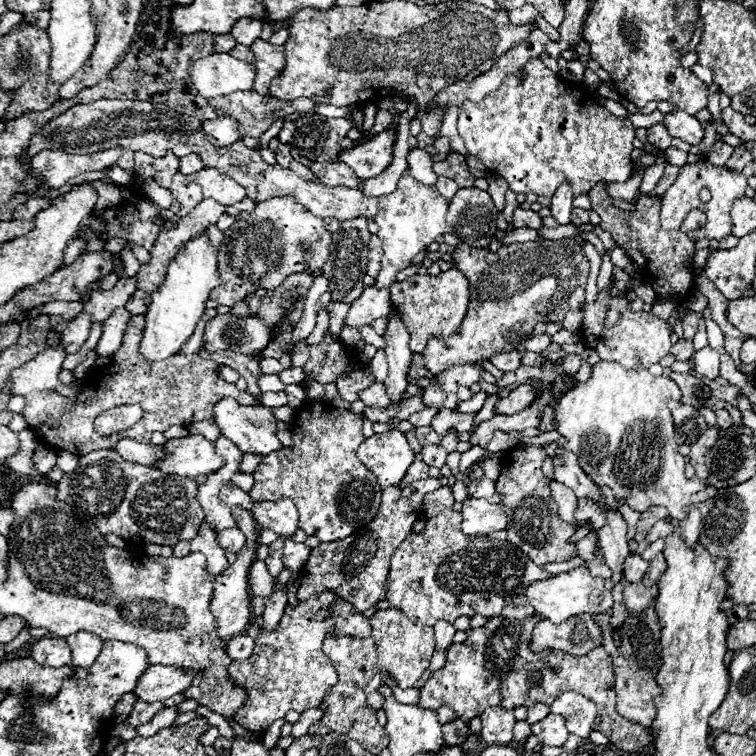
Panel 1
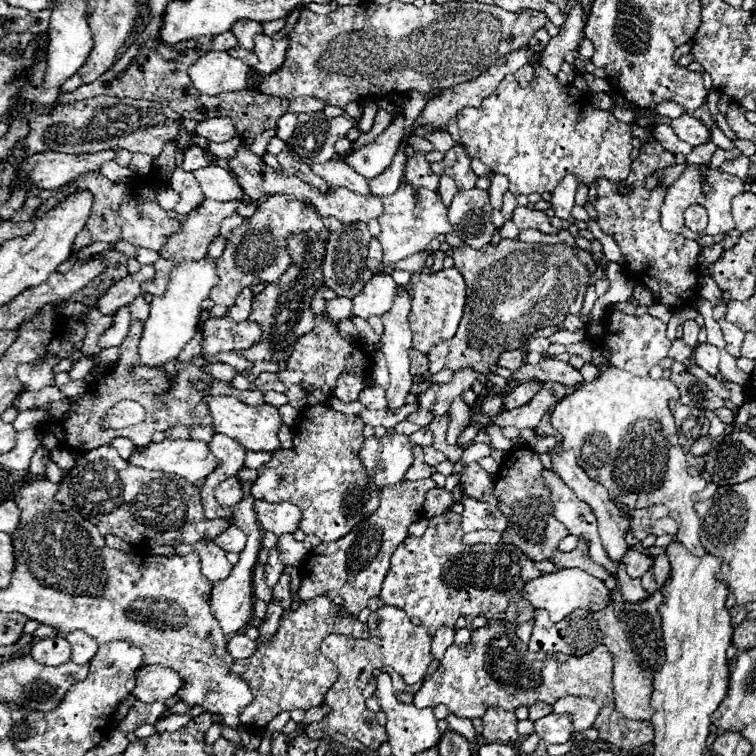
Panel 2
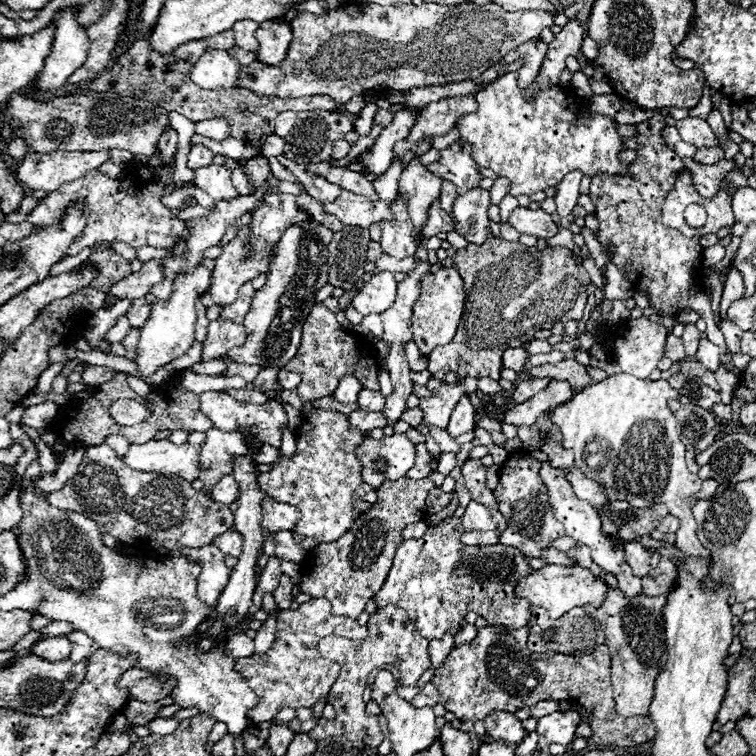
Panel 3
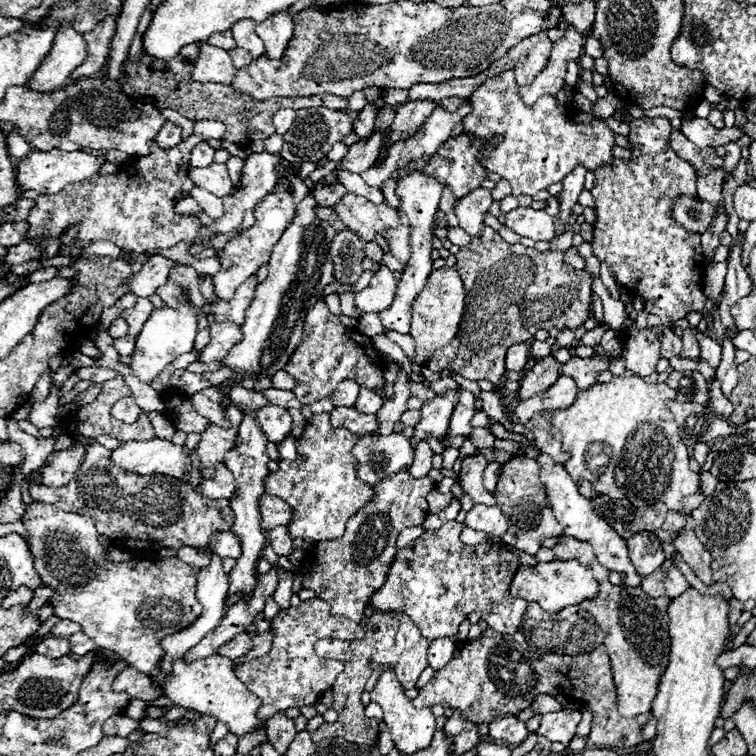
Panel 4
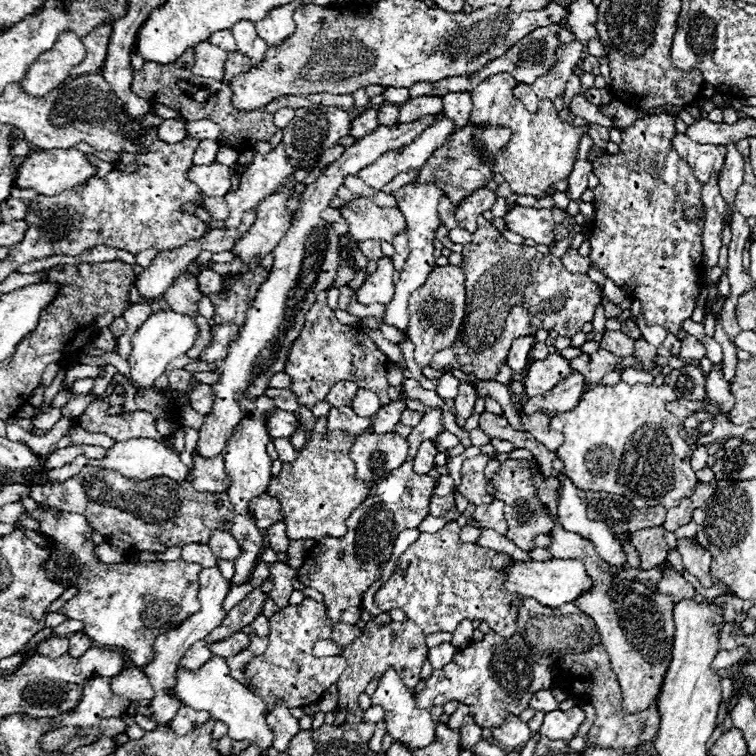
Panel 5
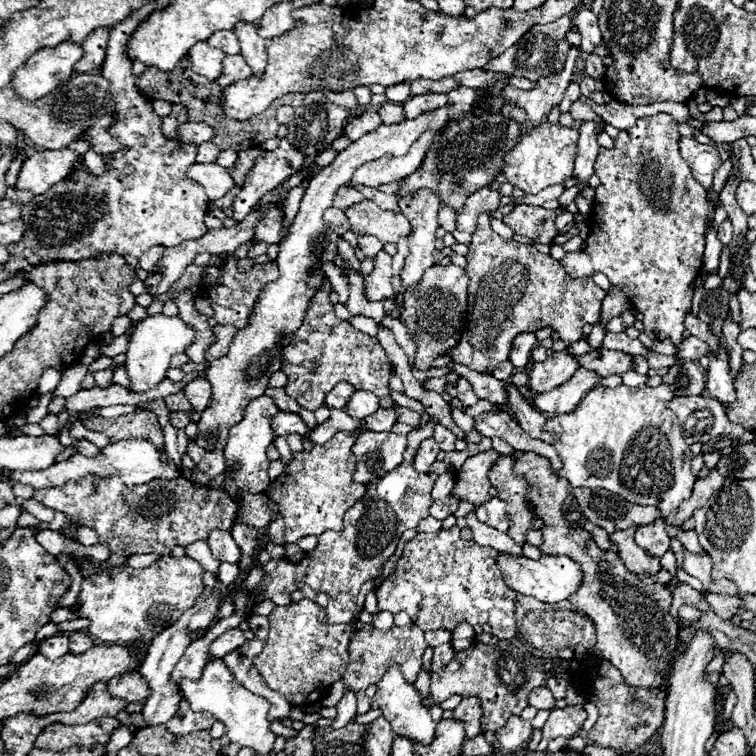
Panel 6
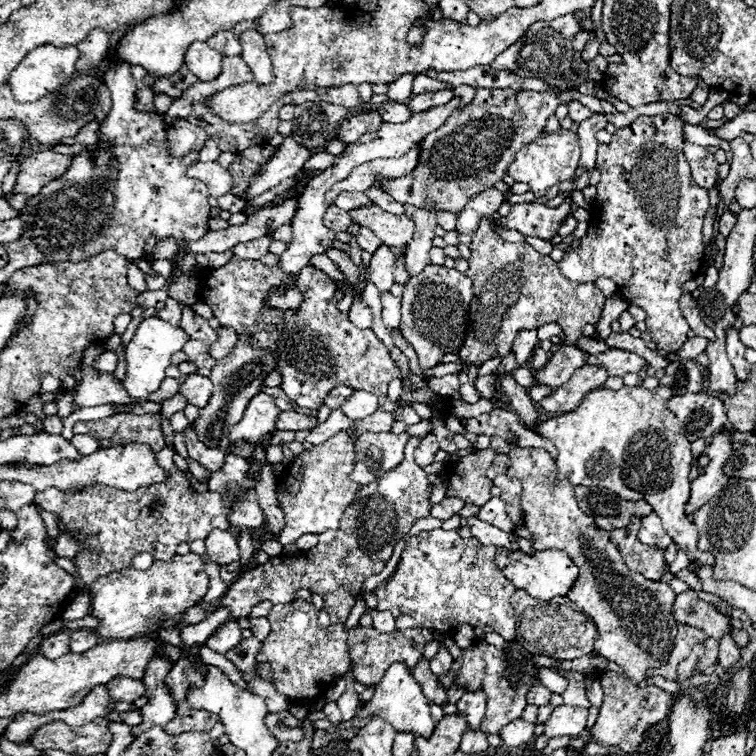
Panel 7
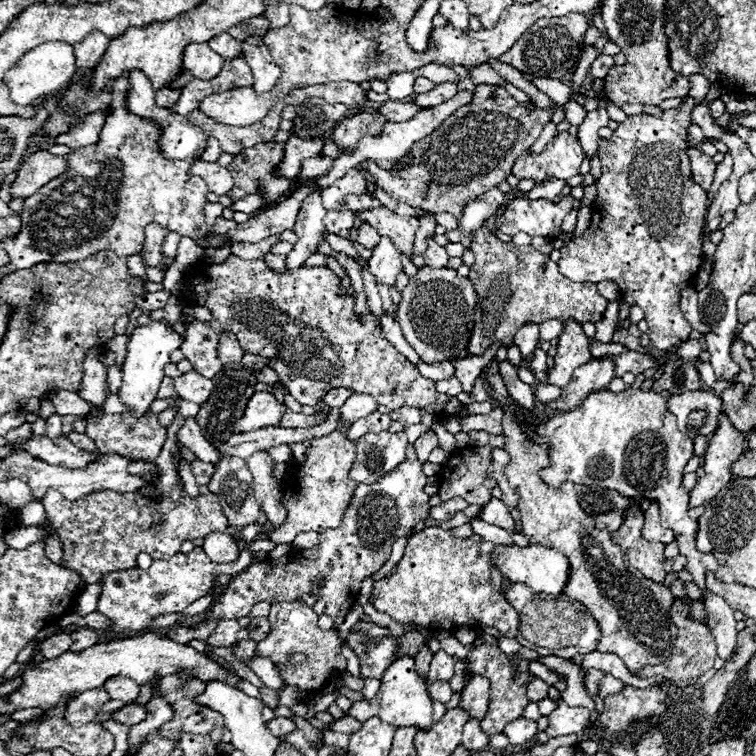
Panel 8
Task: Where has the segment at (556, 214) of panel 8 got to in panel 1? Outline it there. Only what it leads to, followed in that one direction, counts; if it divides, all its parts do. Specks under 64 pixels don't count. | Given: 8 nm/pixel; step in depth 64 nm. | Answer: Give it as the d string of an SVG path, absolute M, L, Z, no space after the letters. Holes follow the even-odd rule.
M516 208L514 210L514 228L532 228L532 230L538 230L538 228L542 228L542 218L538 216L538 212Z

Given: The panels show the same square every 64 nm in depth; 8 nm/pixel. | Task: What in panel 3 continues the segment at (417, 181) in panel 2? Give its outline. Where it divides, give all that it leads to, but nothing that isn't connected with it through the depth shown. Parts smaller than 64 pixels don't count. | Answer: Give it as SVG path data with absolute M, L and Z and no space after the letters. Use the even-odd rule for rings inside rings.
M416 156L404 166L398 190L402 194L408 194L408 212L416 230L426 224L428 208L434 198L440 196L440 186L442 180L420 162L420 156Z

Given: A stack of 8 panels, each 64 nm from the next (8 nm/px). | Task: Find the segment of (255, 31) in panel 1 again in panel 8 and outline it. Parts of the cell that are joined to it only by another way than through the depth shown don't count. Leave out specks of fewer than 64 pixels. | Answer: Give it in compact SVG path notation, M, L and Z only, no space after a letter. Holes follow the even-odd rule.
M248 38L242 42L242 58L248 62L252 74L254 74L254 90L258 94L264 94L272 90L276 80L280 78L280 68L272 62L272 56L268 48L264 46L262 38Z

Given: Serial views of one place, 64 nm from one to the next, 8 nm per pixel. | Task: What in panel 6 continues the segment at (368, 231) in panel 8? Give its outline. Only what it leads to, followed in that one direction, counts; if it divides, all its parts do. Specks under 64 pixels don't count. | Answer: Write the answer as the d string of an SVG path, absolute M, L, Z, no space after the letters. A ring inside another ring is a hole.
M362 236L362 238L358 238L358 246L360 246L360 250L362 250L368 258L374 258L374 256L380 252L382 242L380 242L378 238L372 238L372 236Z

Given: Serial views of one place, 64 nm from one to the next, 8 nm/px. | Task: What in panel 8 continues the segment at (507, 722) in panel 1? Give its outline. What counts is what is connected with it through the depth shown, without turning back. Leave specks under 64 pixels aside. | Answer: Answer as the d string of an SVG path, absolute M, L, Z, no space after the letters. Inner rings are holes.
M518 718L516 722L508 722L508 726L504 728L504 734L508 736L512 746L522 746L526 742L530 742L536 736L536 722L526 720L526 718Z

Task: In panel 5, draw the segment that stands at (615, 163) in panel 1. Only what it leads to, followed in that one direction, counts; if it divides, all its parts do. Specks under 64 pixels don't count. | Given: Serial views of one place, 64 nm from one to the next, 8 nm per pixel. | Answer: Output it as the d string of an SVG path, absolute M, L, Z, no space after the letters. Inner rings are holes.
M504 72L488 78L486 82L480 82L472 90L472 114L470 114L470 124L474 126L506 126L512 130L512 138L508 140L508 146L504 146L504 150L500 150L500 154L496 154L496 158L492 160L492 172L504 176L512 192L538 196L552 184L566 180L576 164L578 144L584 134L592 136L594 140L592 156L606 154L606 144L610 142L608 128L598 124L588 124L578 128L572 124L566 124L560 120L558 110L554 108L554 102L548 98L540 102L538 112L532 114L512 94L516 85L516 80Z

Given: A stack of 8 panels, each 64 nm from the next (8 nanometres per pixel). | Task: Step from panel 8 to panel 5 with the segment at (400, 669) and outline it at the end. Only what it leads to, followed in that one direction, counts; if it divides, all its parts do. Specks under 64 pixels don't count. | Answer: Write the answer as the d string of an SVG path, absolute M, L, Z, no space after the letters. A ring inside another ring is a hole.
M388 668L380 682L378 682L378 688L376 692L372 694L372 704L378 704L384 708L384 722L388 726L388 732L390 736L400 742L400 744L406 744L410 750L416 750L416 748L426 748L428 744L434 742L434 730L436 730L436 722L432 720L432 714L430 710L420 710L416 708L414 704L414 694L410 688L406 688L400 680L400 676L396 674L394 668Z

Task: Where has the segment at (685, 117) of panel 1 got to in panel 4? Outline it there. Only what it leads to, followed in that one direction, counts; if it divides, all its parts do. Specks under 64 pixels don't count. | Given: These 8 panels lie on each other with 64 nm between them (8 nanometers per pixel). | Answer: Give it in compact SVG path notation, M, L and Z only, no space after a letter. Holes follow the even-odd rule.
M690 118L690 120L682 120L682 128L680 132L694 142L700 148L718 148L724 146L728 142L736 142L742 132L734 126L734 128L724 128L724 130L716 130L710 126L708 120L704 118Z

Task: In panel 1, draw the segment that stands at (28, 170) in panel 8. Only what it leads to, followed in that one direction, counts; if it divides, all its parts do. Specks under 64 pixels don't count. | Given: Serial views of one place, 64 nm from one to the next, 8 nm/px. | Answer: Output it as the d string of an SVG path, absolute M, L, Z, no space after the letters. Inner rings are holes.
M110 148L94 154L66 154L62 150L42 150L36 154L30 162L30 170L42 178L44 186L48 188L62 188L68 180L76 178L84 172L104 170L116 164L116 160L122 156L122 148Z

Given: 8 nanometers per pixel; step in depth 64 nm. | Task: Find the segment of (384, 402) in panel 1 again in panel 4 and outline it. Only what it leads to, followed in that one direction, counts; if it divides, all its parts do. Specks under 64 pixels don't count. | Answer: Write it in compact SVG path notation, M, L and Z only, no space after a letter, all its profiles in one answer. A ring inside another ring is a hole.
M362 388L360 394L358 394L358 400L354 404L354 408L360 412L360 414L376 414L380 408L382 408L384 400L380 394L376 394L374 390L368 390L368 388Z

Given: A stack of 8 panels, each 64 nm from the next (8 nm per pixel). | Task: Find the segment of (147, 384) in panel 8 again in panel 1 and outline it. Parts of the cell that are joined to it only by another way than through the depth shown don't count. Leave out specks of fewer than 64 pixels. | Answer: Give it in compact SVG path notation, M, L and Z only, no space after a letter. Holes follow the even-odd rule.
M204 232L196 236L196 240L186 242L176 252L172 262L168 264L166 282L160 284L160 290L154 290L150 294L152 302L146 312L146 328L144 328L144 338L140 344L140 354L150 362L160 362L180 352L182 344L192 336L200 316L206 310L204 302L208 300L210 290L214 290L216 286L220 286L220 276L218 276L218 266L216 266L216 248Z

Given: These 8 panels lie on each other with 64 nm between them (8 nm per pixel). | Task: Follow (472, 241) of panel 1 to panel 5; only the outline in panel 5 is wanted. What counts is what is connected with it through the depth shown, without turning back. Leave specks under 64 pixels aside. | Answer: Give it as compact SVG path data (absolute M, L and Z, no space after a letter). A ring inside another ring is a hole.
M480 188L474 190L468 198L464 198L464 202L460 202L456 206L456 220L460 224L460 228L468 230L470 234L478 230L478 216L486 210L492 208L492 204L496 202L496 196L492 190L488 188Z

